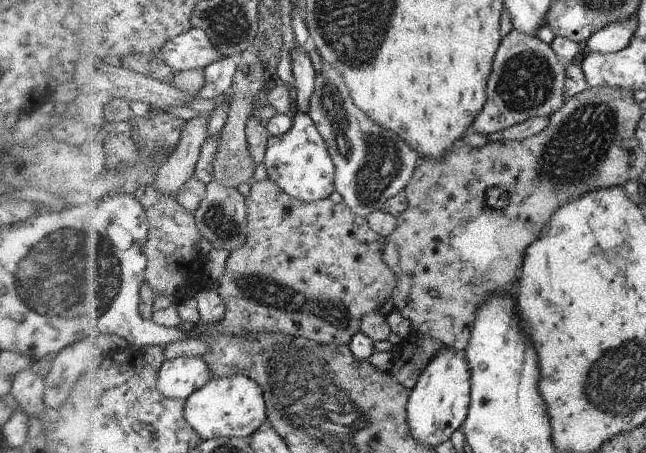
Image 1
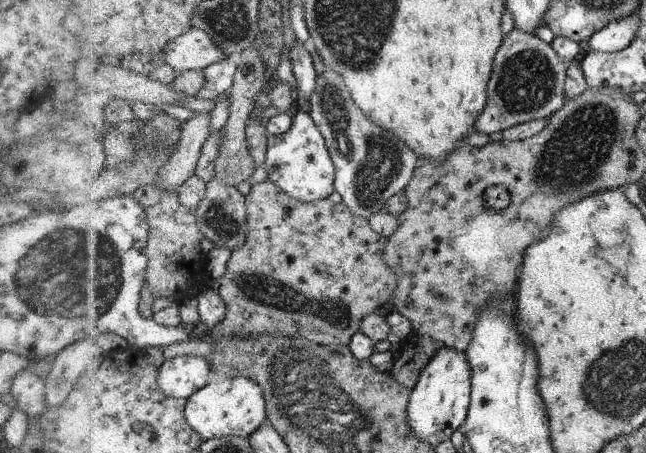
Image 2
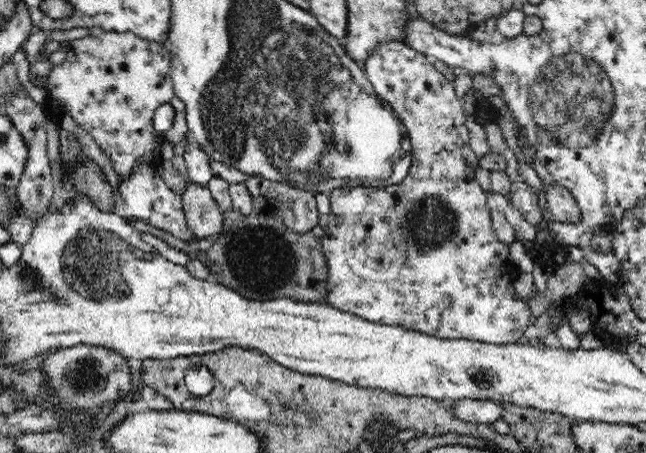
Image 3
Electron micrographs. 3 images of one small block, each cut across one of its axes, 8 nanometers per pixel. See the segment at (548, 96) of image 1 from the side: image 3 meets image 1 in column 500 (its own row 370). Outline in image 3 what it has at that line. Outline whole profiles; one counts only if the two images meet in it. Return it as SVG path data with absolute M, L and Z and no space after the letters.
M76 344L53 351L43 362L54 389L52 401L66 409L67 415L72 409L96 408L97 405L112 404L124 398L133 387L127 359L114 349L96 344Z

